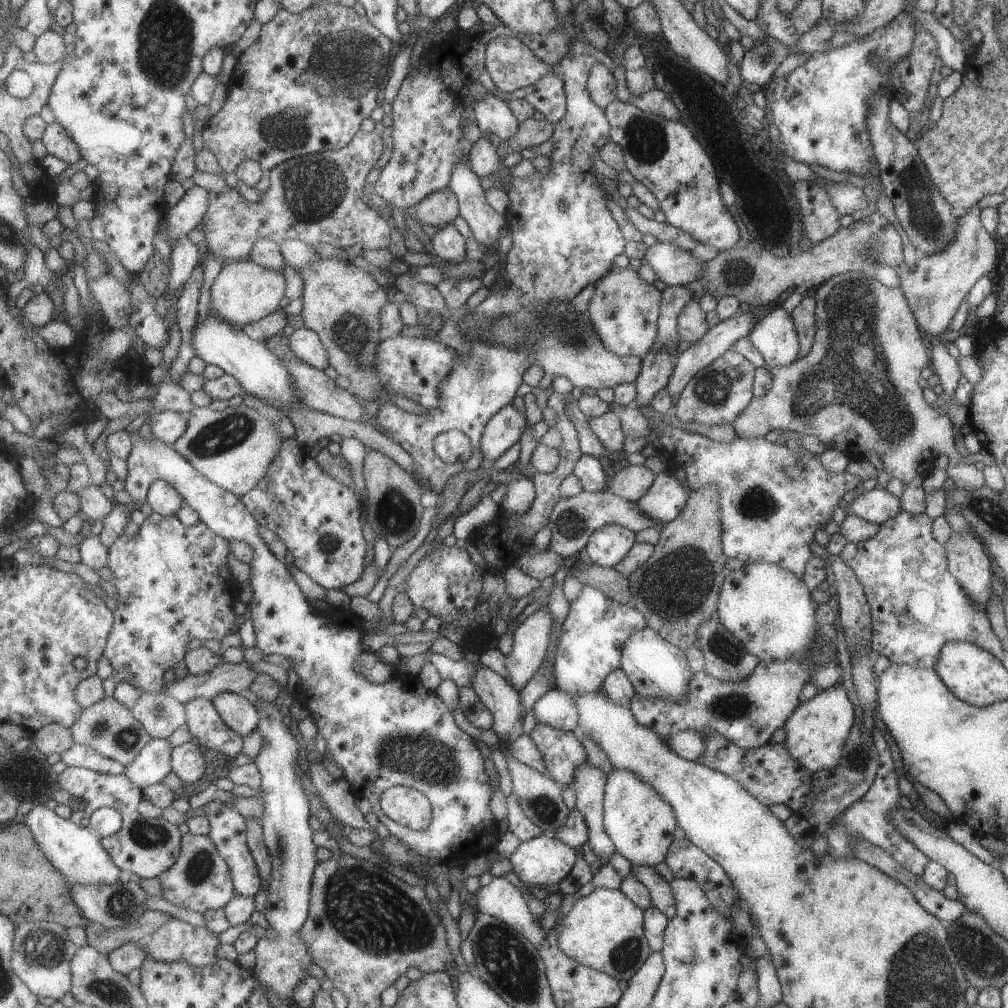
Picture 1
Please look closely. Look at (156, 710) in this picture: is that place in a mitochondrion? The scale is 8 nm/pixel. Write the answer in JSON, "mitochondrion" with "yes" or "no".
{"mitochondrion":"yes"}

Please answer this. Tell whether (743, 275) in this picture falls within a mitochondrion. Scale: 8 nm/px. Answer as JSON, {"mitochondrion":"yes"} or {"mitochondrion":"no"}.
{"mitochondrion":"no"}

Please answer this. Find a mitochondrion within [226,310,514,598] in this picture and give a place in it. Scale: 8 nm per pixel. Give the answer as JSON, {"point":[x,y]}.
{"point":[394,518]}

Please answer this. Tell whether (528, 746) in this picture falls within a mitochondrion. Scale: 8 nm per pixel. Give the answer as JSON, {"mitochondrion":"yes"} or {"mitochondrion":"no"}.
{"mitochondrion":"no"}

